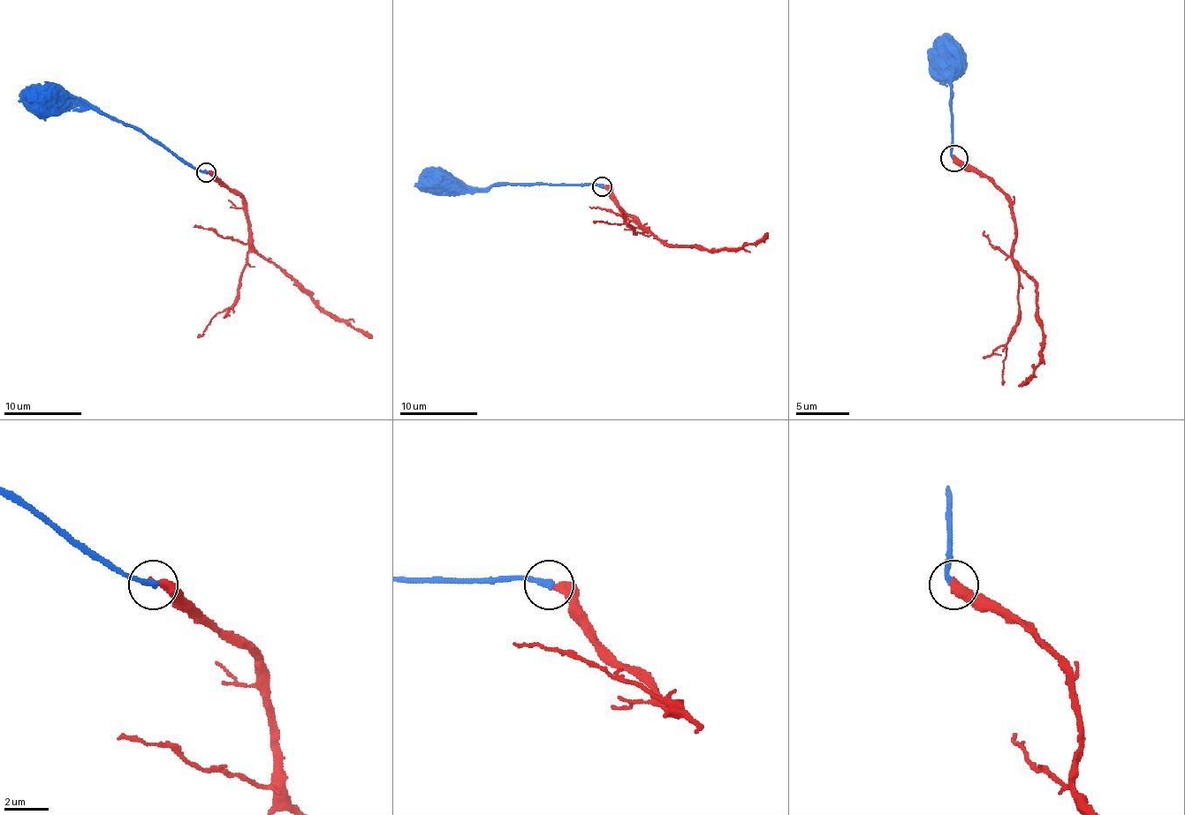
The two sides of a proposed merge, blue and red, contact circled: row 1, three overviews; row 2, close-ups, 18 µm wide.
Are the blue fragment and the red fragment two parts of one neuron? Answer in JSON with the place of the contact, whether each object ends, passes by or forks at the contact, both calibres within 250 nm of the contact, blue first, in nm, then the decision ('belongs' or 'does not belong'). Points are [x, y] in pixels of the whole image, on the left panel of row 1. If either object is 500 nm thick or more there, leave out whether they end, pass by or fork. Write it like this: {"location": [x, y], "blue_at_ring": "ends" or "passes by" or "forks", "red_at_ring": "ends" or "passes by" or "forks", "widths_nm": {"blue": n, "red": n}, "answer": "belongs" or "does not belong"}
{"location": [206, 172], "blue_at_ring": "ends", "red_at_ring": "ends", "widths_nm": {"blue": 280, "red": 340}, "answer": "does not belong"}

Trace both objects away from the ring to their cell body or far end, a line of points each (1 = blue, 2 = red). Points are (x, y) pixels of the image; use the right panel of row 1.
1: (954, 159), (952, 77), (957, 57), (952, 55)
2: (954, 159), (976, 167), (1006, 196), (1016, 237), (1014, 260), (1035, 282), (1035, 319), (1043, 359), (1019, 386)

